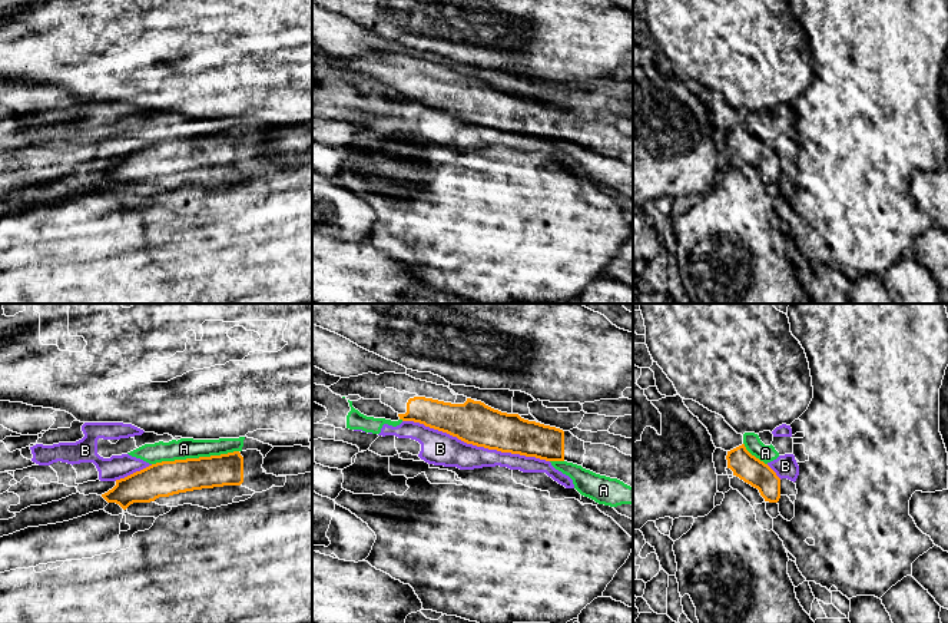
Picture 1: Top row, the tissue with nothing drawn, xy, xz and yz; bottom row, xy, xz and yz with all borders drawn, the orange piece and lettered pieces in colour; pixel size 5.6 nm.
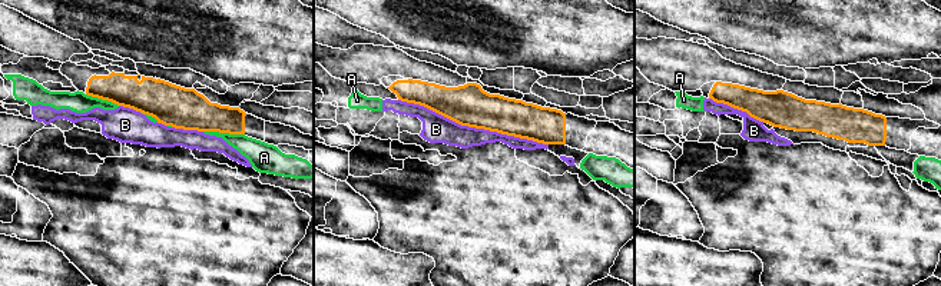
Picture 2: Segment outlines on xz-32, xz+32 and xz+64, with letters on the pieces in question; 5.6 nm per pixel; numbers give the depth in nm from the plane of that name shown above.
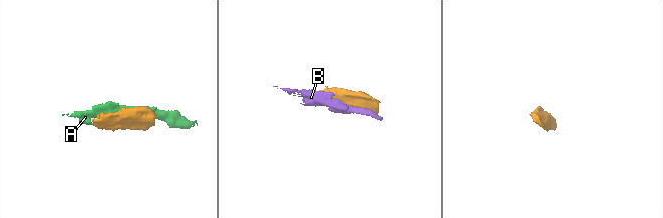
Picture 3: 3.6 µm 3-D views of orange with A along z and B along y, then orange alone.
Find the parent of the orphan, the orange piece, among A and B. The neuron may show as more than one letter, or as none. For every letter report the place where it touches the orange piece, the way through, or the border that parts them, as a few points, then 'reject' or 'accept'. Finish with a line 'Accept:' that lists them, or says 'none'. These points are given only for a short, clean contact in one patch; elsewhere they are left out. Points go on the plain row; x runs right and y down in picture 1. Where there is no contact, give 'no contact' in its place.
A: xy (195, 138) | reject
B: xz (476, 123) | reject
Accept: none

